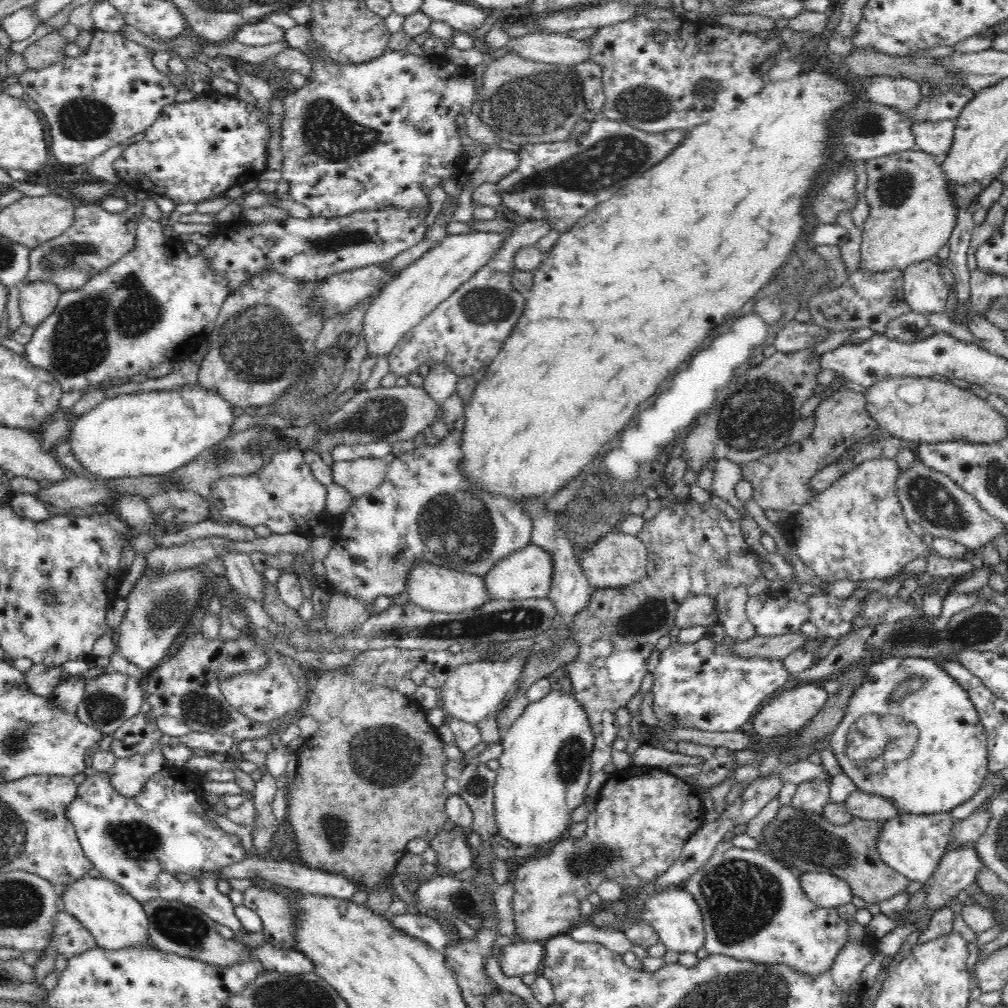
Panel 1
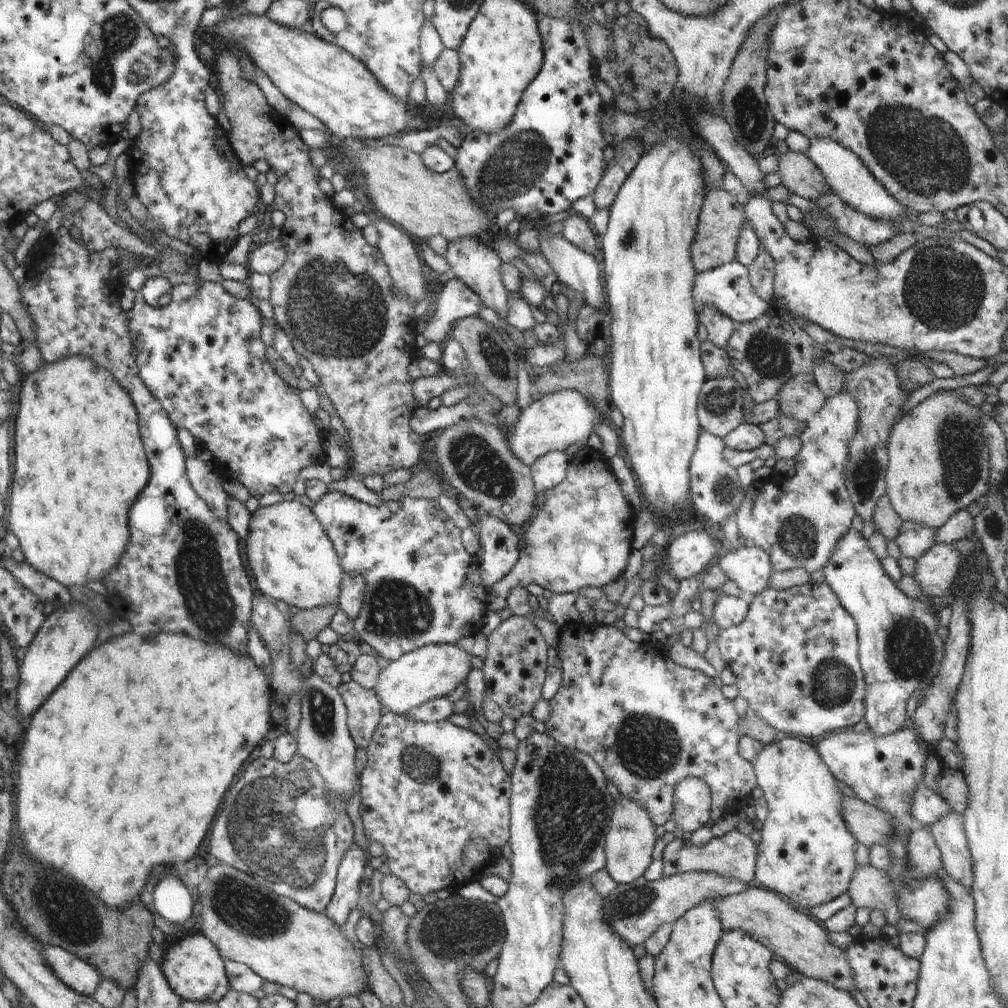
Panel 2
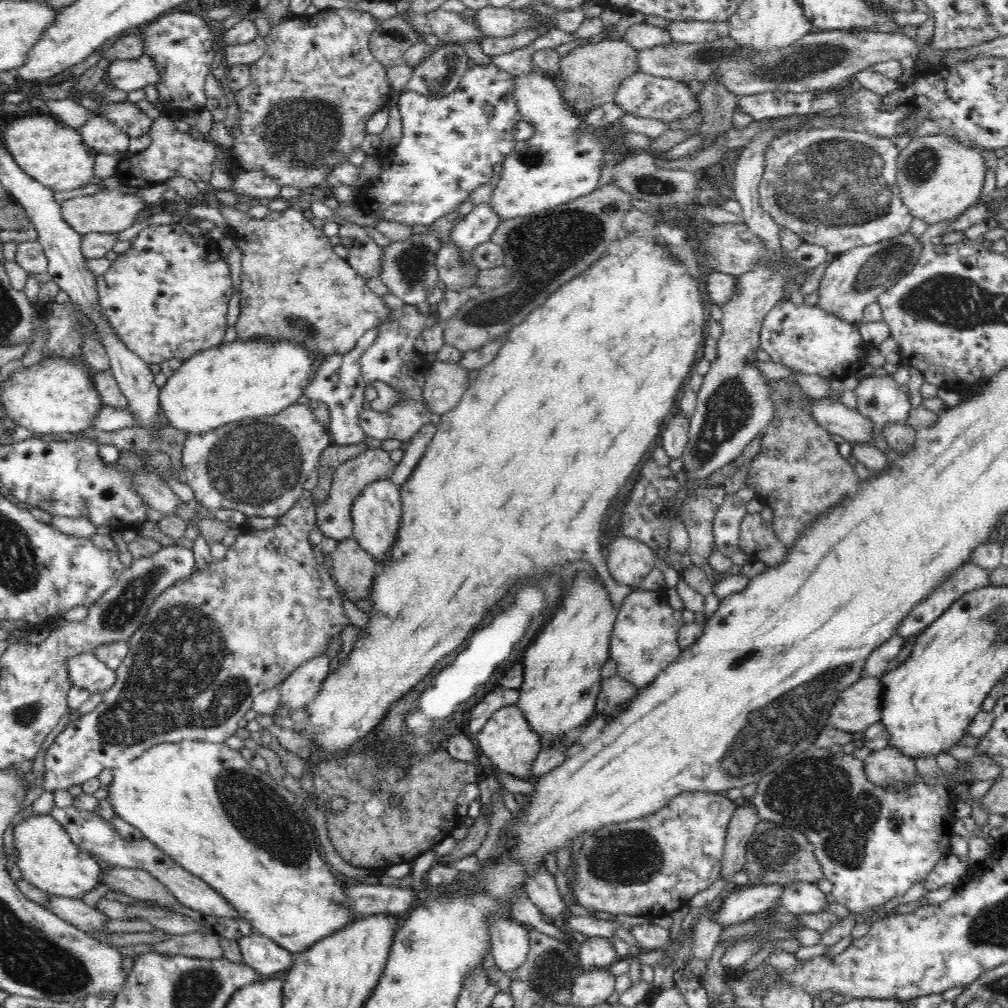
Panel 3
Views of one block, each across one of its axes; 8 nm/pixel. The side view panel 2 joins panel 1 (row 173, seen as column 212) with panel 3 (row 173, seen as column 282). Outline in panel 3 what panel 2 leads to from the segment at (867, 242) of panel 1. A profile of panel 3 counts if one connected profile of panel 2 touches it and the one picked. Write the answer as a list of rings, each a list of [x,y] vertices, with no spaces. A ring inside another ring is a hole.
[[[944,135],[916,137],[896,160],[896,180],[900,187],[900,197],[910,209],[912,217],[929,224],[954,219],[964,210],[973,206],[982,192],[986,161],[978,149],[972,149]]]

